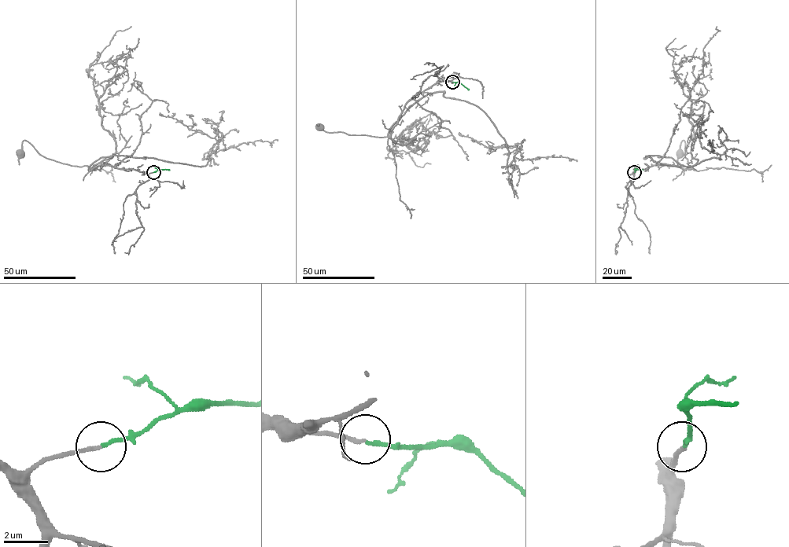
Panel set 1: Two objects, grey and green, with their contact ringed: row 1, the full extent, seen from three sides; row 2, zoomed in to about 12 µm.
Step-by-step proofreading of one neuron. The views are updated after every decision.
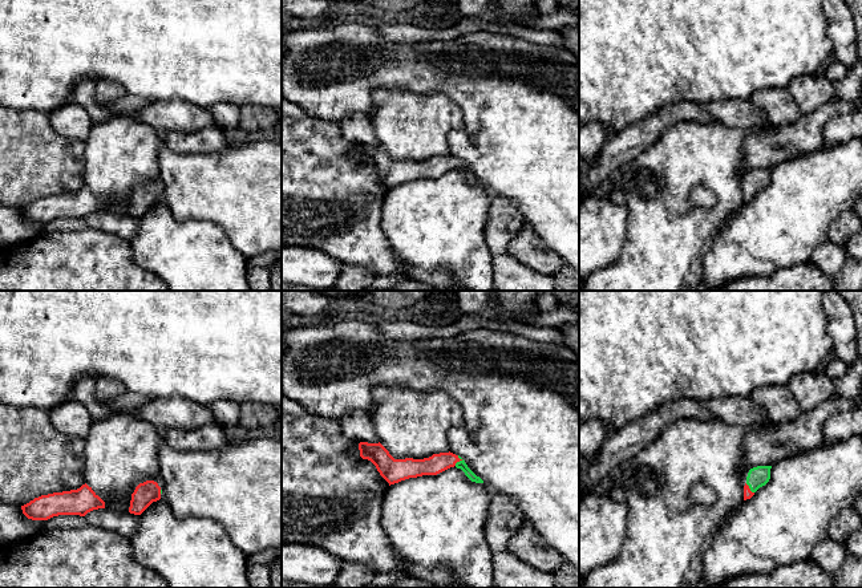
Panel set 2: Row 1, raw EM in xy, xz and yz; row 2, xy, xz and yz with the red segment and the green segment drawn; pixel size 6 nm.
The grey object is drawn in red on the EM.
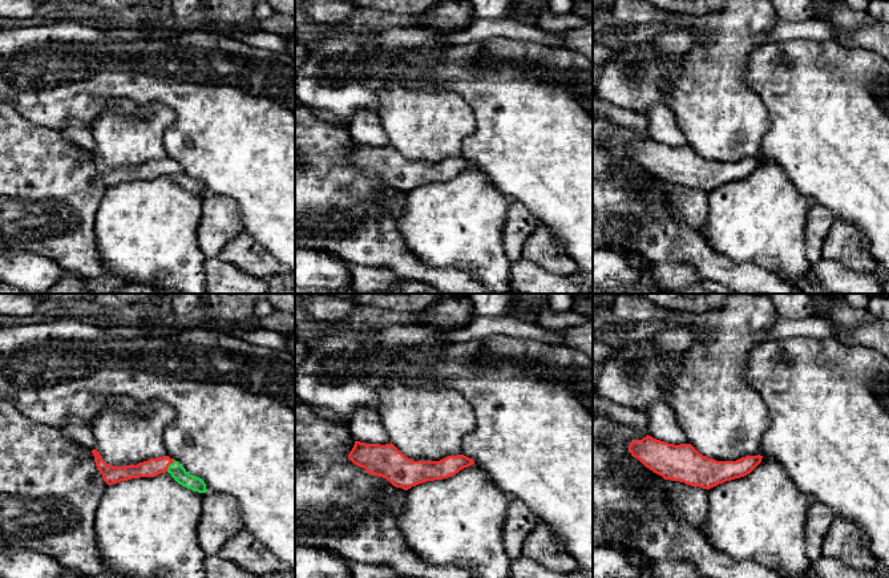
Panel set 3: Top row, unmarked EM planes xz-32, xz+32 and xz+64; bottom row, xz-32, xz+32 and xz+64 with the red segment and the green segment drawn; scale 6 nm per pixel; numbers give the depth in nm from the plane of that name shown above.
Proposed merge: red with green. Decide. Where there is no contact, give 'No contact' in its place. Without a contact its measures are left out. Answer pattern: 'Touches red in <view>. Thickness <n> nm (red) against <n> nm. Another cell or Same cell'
Touches red in xz. Thickness 120 nm (red) against 50 nm. Same cell

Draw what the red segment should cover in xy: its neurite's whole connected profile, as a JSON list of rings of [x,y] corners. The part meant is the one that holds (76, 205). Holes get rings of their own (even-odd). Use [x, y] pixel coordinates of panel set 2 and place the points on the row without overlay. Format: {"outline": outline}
{"outline": [[[86,186],[77,192],[41,198],[21,208],[23,216],[32,223],[48,223],[58,218],[85,219],[98,211],[105,211],[105,204]]]}

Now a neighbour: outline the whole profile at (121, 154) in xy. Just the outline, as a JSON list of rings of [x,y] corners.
[[[113,114],[102,122],[93,122],[85,141],[85,186],[105,204],[105,211],[129,215],[131,196],[139,186],[157,184],[159,177],[158,130],[128,114]]]

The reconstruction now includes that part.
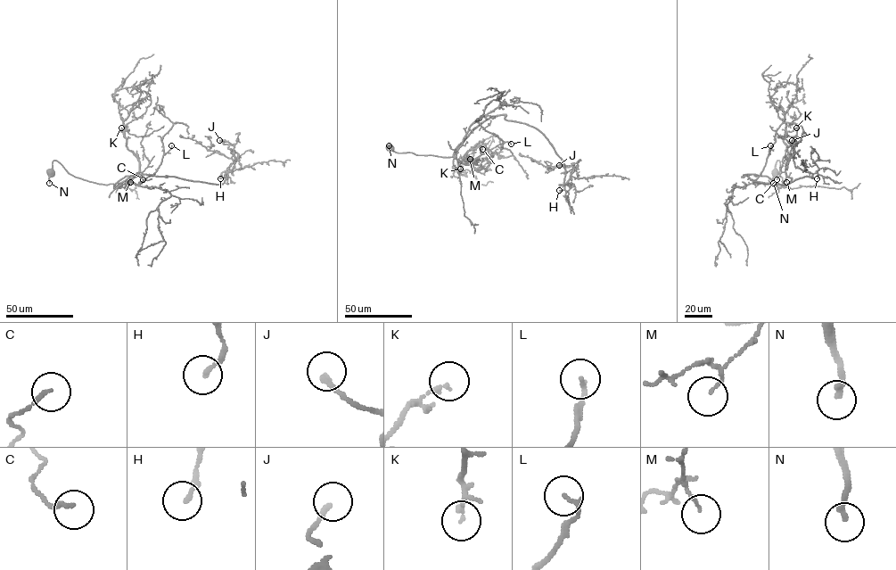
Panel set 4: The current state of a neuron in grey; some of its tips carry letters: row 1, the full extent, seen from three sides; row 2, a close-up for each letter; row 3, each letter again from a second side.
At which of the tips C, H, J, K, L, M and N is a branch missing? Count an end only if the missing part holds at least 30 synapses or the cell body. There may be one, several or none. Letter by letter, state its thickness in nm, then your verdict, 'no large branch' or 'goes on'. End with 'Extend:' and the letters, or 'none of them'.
C: 140 nm | no large branch
H: 180 nm | no large branch
J: 220 nm | no large branch
K: 160 nm | no large branch
L: 150 nm | no large branch
M: 80 nm | no large branch
N: 220 nm | no large branch
Extend: none of them

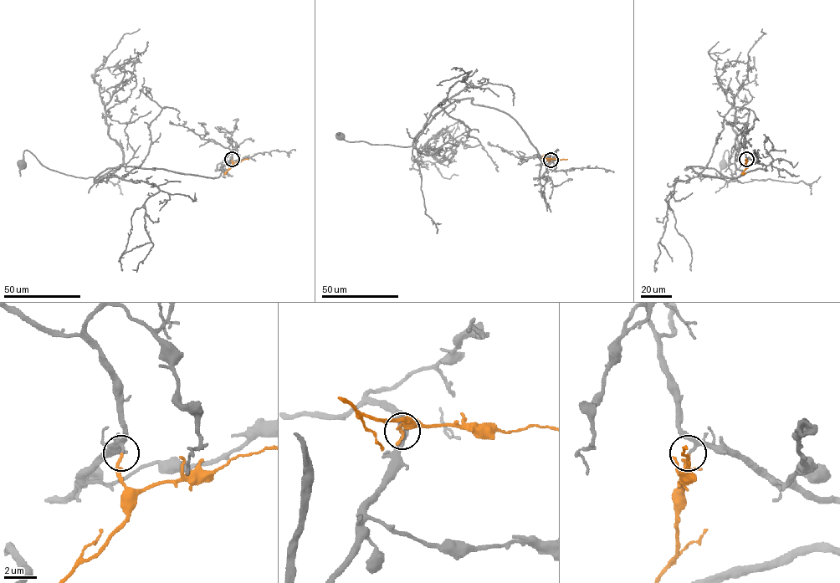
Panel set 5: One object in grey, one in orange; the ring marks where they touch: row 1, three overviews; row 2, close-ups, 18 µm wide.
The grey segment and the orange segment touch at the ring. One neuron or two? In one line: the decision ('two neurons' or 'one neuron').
one neuron

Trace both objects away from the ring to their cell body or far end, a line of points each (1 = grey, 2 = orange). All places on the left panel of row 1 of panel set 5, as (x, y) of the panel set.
1: (232, 159), (215, 178), (121, 166), (107, 168), (94, 178), (75, 177), (43, 166), (27, 150), (21, 164)
2: (232, 159), (233, 163), (248, 159)

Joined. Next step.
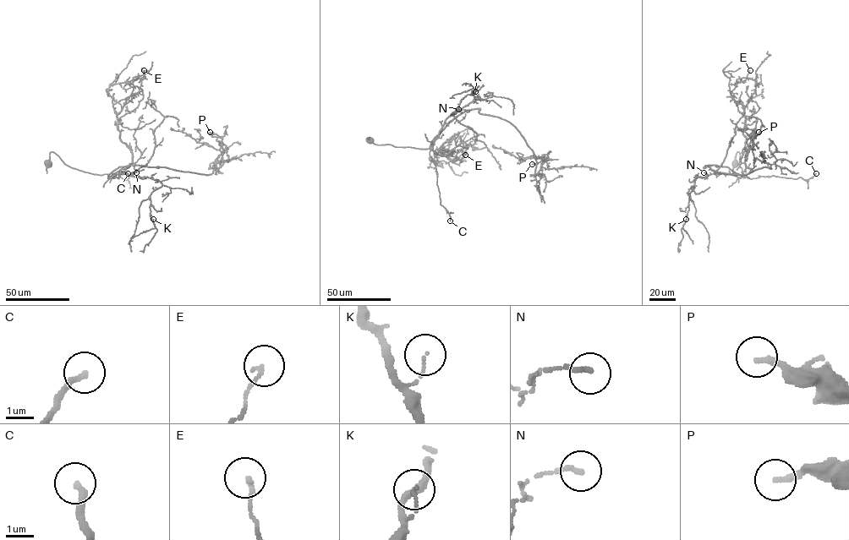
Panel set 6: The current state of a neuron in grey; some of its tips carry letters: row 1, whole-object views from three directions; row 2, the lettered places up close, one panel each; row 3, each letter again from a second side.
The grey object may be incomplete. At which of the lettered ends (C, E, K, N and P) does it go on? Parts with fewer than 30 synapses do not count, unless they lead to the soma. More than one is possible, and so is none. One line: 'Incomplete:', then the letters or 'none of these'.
Incomplete: C

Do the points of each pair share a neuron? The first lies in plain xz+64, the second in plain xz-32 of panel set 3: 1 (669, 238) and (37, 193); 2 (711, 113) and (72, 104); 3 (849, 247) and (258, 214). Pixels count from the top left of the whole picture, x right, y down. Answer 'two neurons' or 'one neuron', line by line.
1: one neuron
2: two neurons
3: two neurons

